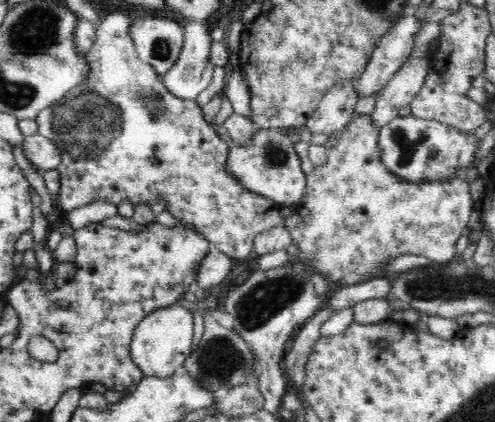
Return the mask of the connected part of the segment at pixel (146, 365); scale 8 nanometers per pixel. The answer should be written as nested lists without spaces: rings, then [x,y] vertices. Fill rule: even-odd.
[[[182,305],[162,307],[148,313],[135,329],[131,341],[131,357],[143,376],[172,376],[178,368],[183,367],[192,350],[194,338],[194,317]]]

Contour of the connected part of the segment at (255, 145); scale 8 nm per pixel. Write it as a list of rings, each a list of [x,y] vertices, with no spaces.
[[[214,124],[210,126],[220,139],[228,143],[230,154],[226,162],[226,171],[249,192],[266,197],[278,205],[295,206],[302,201],[307,191],[307,178],[300,167],[300,157],[294,149],[294,143],[290,141],[290,136],[282,133],[280,129],[256,127],[250,141],[245,144],[236,144],[235,140],[231,140],[231,136],[228,136],[228,131],[224,126]]]

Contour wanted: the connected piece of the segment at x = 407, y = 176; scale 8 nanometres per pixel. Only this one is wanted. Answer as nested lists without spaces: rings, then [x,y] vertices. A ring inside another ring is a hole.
[[[412,114],[394,118],[378,130],[376,138],[380,162],[401,183],[430,184],[456,180],[456,168],[474,167],[475,152],[479,150],[474,132],[463,132],[440,121],[426,120]]]

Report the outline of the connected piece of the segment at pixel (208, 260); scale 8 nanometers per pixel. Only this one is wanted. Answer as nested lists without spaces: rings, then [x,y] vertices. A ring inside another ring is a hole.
[[[211,248],[198,266],[195,289],[200,294],[220,284],[232,272],[232,259],[226,253]]]

